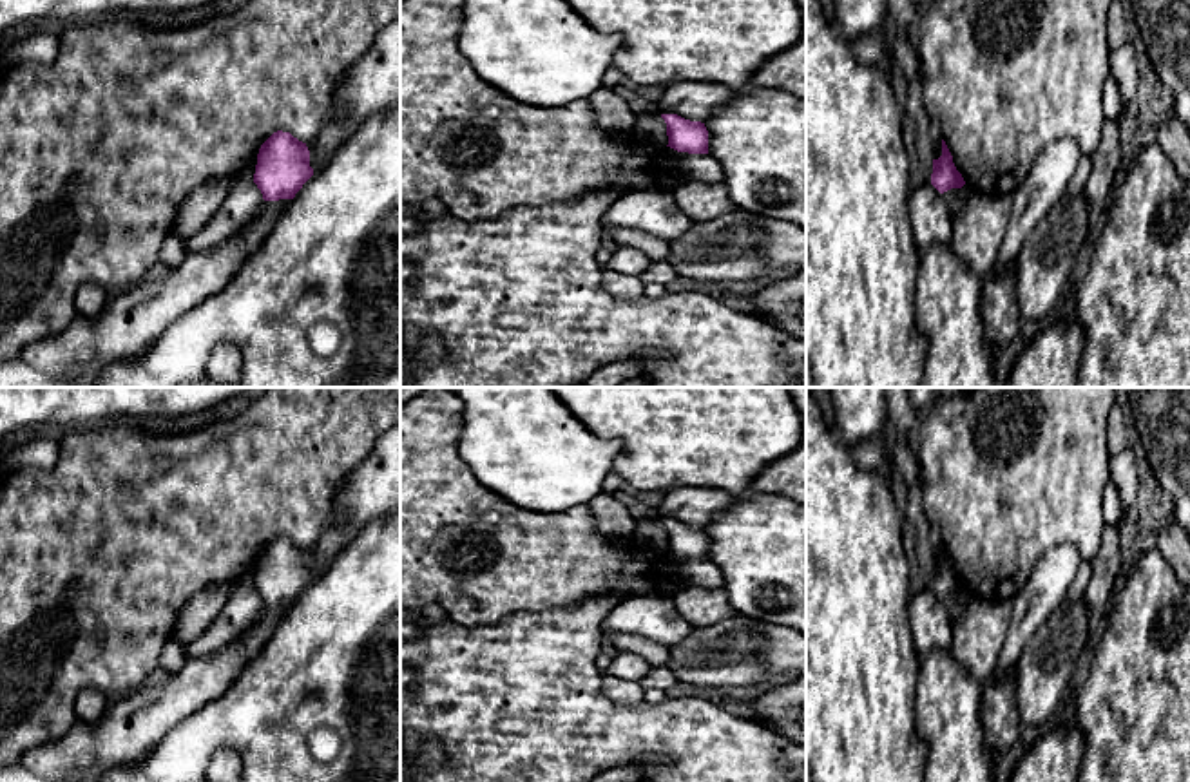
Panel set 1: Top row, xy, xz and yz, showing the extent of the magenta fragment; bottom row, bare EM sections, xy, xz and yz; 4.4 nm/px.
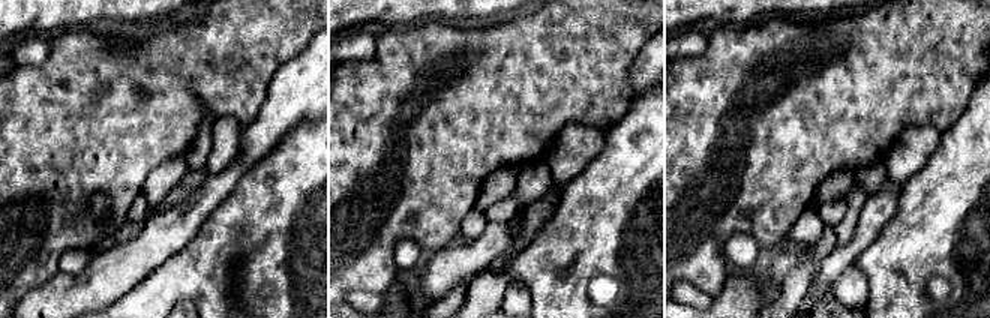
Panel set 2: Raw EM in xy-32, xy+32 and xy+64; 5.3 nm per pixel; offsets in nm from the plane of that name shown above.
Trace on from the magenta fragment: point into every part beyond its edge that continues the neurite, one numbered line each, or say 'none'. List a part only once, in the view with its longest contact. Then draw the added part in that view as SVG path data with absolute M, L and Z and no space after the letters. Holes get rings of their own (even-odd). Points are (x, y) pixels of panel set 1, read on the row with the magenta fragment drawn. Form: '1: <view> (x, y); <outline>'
none

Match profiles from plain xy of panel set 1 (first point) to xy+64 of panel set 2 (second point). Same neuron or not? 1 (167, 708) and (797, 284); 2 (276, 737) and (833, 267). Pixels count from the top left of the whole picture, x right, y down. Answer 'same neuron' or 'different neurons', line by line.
1: different neurons
2: different neurons

